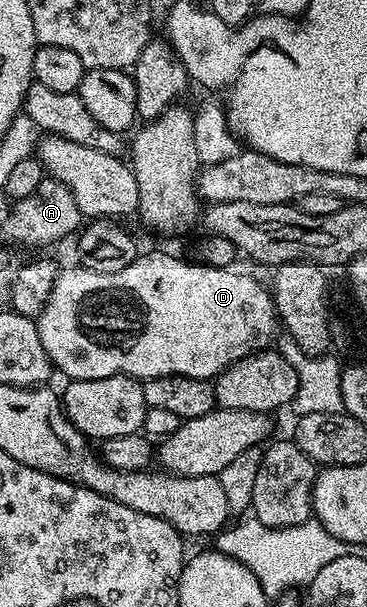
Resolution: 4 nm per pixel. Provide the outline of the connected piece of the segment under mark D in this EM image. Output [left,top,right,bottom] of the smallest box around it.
[36,252,280,381]

